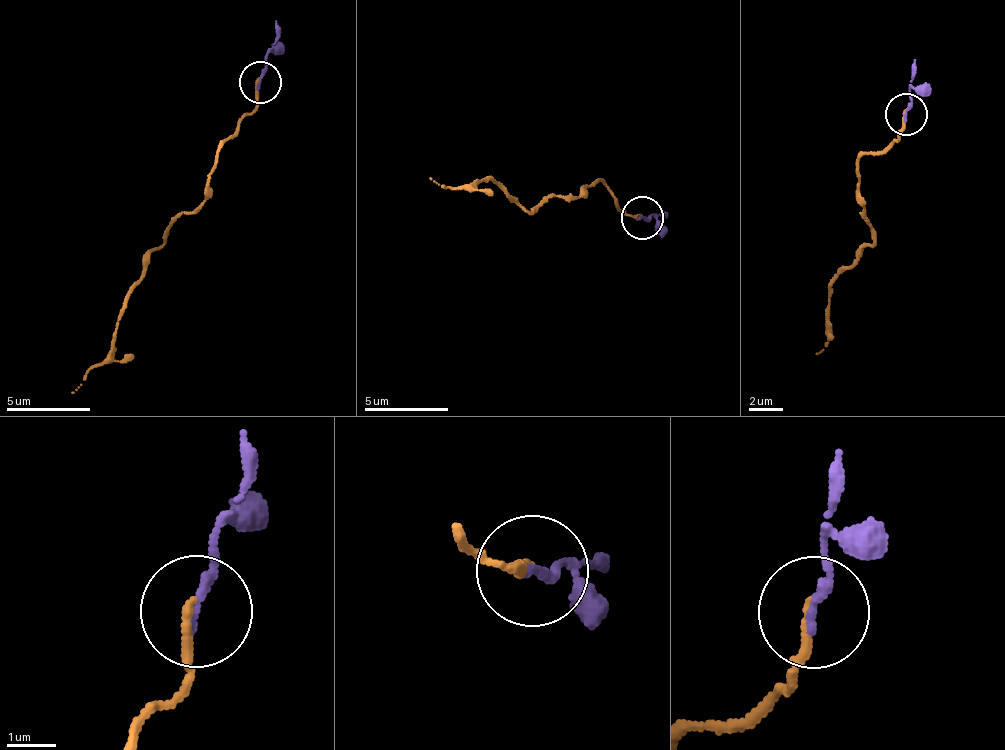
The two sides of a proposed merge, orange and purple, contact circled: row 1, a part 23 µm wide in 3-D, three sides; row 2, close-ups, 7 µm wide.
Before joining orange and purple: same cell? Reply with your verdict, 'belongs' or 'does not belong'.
does not belong

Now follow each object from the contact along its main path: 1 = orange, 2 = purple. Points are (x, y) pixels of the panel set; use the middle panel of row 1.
1: (641, 214), (638, 220), (600, 179), (585, 191), (528, 211), (487, 179), (473, 186), (445, 188), (430, 179)
2: (641, 218), (665, 212)

